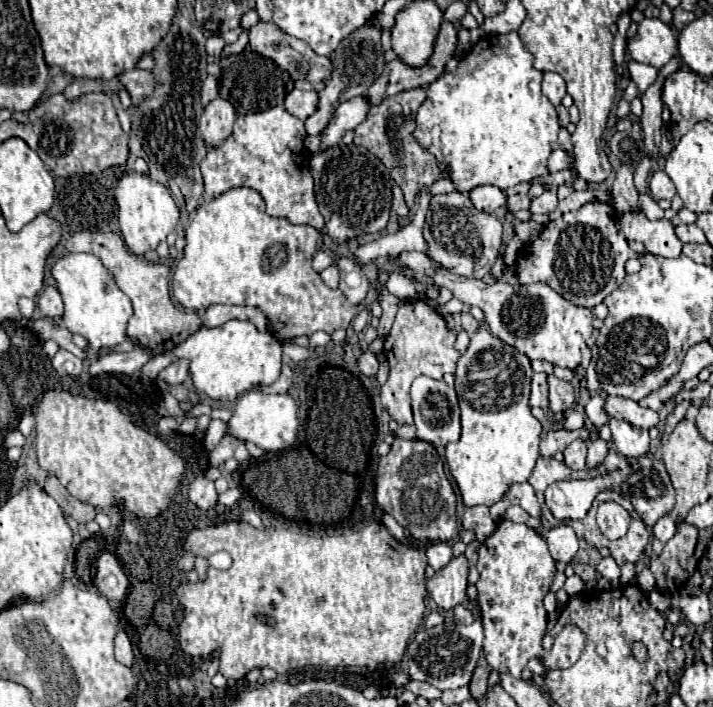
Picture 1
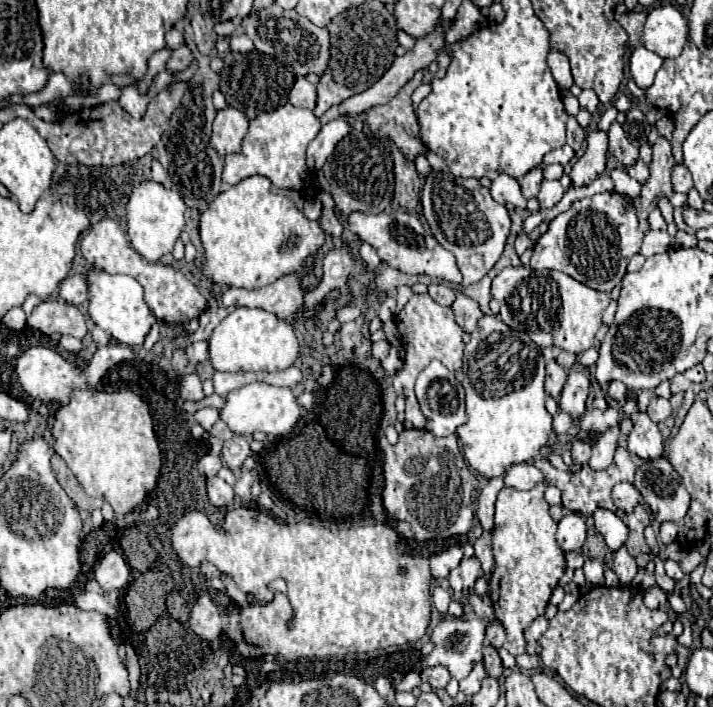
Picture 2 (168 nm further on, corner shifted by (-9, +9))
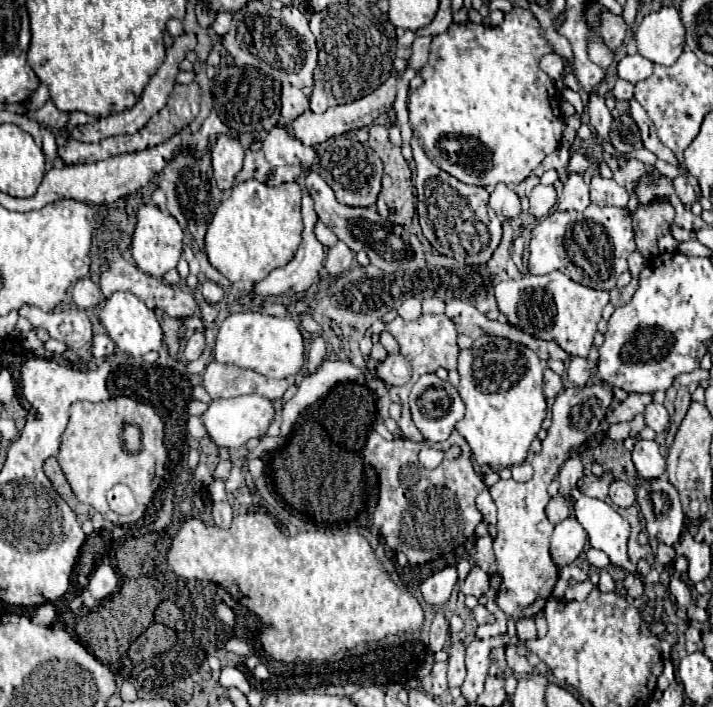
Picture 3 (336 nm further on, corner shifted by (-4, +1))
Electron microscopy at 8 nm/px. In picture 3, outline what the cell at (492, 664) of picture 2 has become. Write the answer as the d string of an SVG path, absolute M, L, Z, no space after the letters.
M497 647L491 651L491 669L489 675L497 675L501 677L507 669L507 661L505 661L505 647Z

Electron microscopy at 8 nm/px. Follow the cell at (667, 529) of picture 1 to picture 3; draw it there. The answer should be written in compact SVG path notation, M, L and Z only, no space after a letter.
M659 545L659 547L657 547L655 561L657 561L659 565L671 565L671 563L675 561L675 549L669 547L669 545Z

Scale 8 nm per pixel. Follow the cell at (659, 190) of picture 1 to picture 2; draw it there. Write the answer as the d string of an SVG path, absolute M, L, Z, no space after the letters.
M676 165L672 171L672 189L674 193L688 193L692 189L690 171L684 165Z

